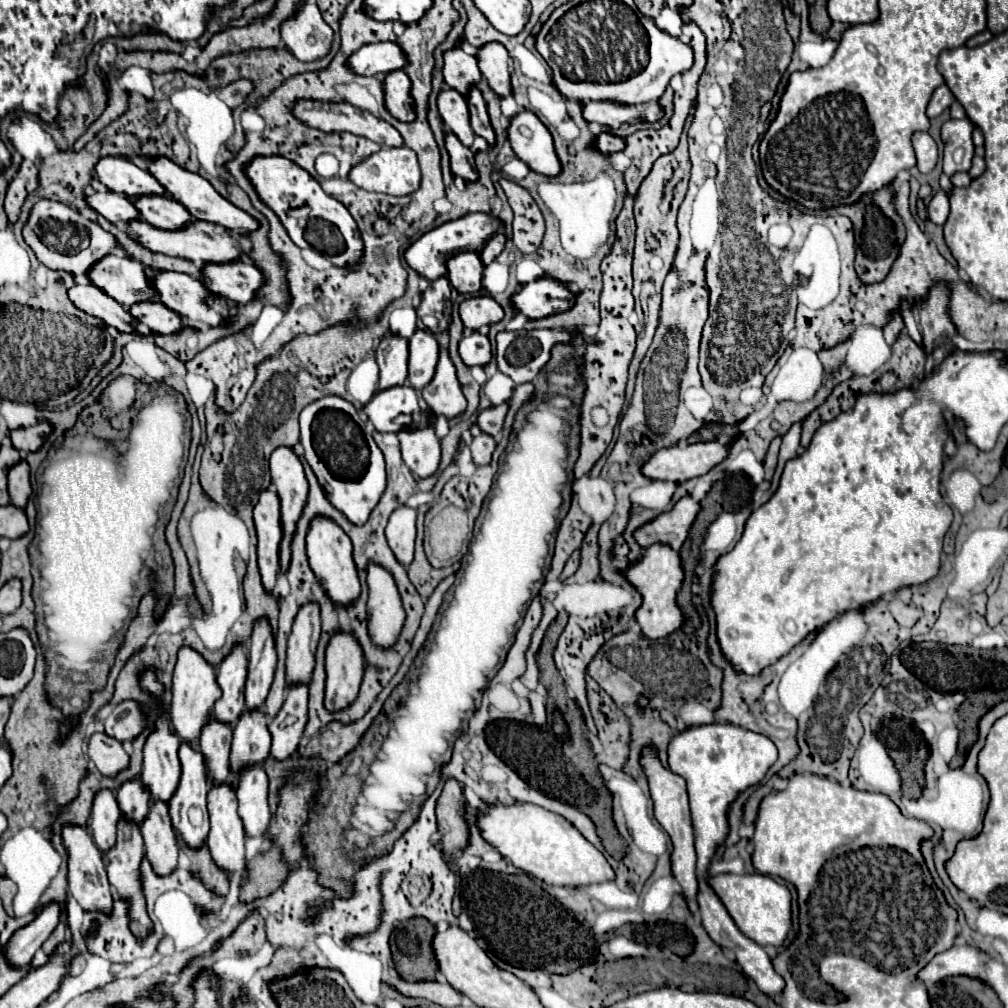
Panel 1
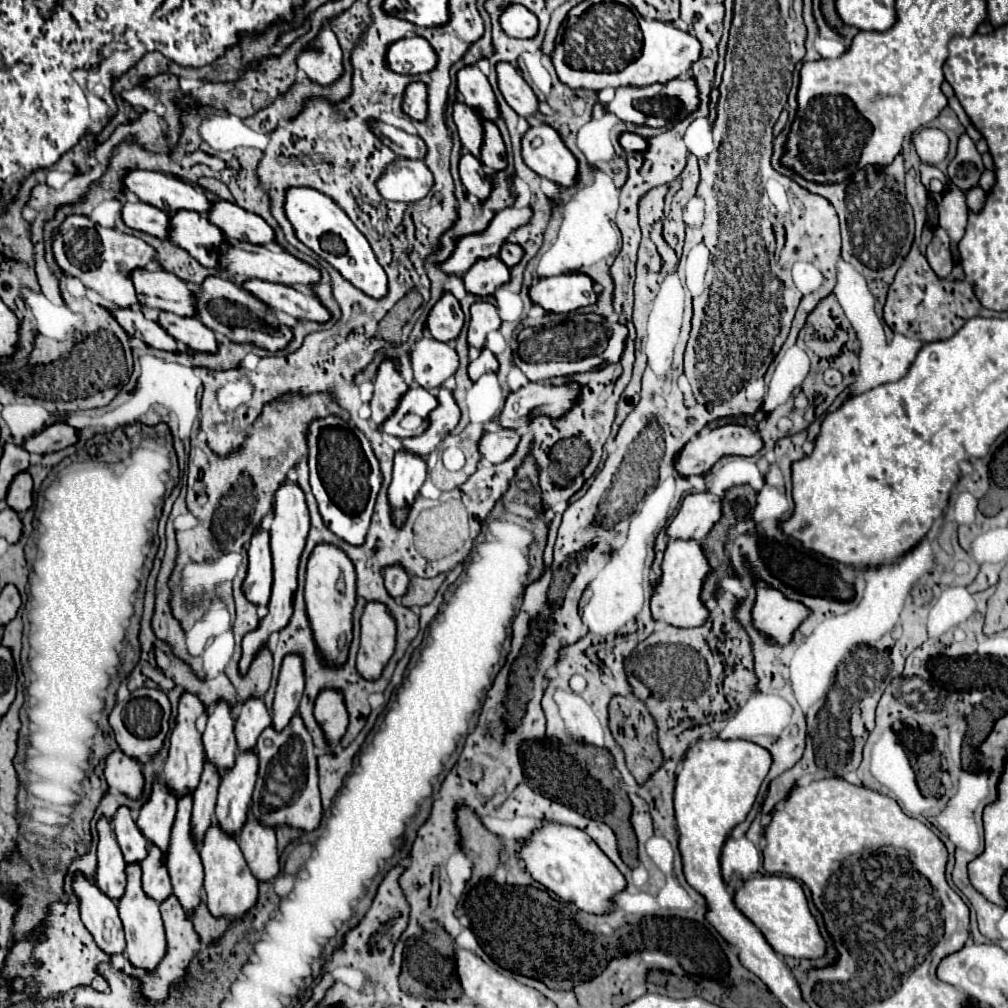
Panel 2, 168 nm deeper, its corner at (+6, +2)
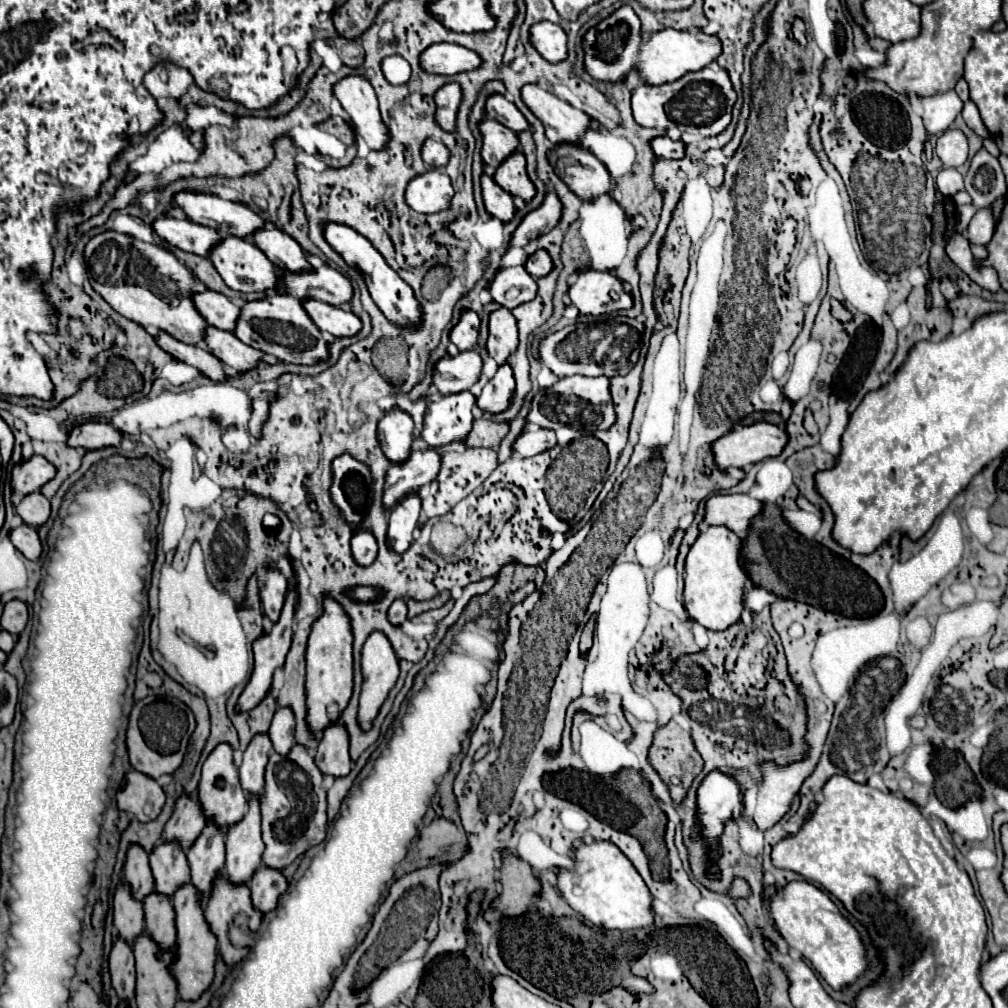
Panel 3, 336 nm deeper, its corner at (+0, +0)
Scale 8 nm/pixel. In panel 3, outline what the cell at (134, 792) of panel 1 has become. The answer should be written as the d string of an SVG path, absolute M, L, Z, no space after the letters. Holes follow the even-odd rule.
M132 844L126 854L124 880L132 886L134 898L142 900L146 894L154 890L154 876L148 864L148 854L140 844Z

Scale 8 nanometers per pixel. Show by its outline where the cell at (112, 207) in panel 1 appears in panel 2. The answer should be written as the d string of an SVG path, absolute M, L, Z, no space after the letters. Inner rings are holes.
M124 202L122 208L122 220L126 222L126 226L152 234L156 238L168 238L168 230L170 230L170 216L150 204L138 202L138 204L130 204Z

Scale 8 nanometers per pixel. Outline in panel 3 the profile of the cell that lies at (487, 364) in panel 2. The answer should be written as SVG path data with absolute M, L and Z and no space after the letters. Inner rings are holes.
M502 364L502 366L498 366L496 374L488 380L488 384L482 388L482 394L476 404L484 412L486 410L502 412L508 406L512 392L514 392L512 368L508 364Z

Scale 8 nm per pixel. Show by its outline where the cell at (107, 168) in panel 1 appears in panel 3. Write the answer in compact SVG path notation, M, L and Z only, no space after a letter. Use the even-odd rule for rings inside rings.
M182 190L174 194L174 202L178 208L182 208L188 220L208 228L216 228L220 234L228 236L248 238L254 230L266 224L266 220L260 214L246 208L244 204L222 200L206 192Z

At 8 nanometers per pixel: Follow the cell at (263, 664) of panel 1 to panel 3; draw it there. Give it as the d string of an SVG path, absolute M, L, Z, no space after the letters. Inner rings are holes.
M260 732L260 736L254 736L252 744L248 744L248 748L244 750L242 764L240 764L240 782L246 794L262 796L264 768L270 752L272 752L272 742L266 732Z

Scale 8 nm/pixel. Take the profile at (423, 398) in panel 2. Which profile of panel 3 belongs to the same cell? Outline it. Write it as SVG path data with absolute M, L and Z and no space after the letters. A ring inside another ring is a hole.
M470 392L442 396L438 402L428 402L418 438L428 446L444 446L452 440L464 440L472 428L472 408L476 398Z

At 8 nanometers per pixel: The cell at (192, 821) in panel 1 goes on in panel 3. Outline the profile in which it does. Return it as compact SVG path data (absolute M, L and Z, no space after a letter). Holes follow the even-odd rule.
M192 882L184 884L176 896L172 896L172 906L176 910L176 944L178 944L178 962L172 966L172 974L178 982L178 994L184 1000L196 1000L214 978L214 962L216 962L216 936L204 920L204 908L200 908L200 896L196 896L196 888Z

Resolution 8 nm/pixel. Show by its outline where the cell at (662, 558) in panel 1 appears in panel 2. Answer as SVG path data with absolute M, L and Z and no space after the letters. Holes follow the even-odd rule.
M670 540L664 562L662 562L662 578L654 586L652 594L652 616L658 622L666 622L680 628L694 628L702 626L710 610L702 604L700 594L704 588L704 580L712 574L712 566L708 564L708 558L704 556L702 544L696 540Z

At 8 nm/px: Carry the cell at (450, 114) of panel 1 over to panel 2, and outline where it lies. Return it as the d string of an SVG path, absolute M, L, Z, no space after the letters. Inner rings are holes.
M462 102L454 104L454 122L458 126L458 134L462 140L462 146L474 154L476 158L480 156L480 148L482 148L482 140L484 140L484 126L482 126L482 118L468 108Z

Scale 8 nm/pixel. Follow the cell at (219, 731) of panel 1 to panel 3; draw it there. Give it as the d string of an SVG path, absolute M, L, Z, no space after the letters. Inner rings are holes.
M206 820L204 832L200 832L186 856L192 868L192 884L202 896L208 896L214 876L224 870L224 832L220 832L212 820Z

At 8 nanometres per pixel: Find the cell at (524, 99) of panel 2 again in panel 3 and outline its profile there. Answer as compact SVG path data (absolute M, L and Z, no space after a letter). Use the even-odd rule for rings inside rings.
M524 84L520 94L522 94L524 104L532 110L532 114L544 124L546 138L550 142L580 144L580 134L586 128L590 128L588 114L560 100L552 92L542 90L536 84Z

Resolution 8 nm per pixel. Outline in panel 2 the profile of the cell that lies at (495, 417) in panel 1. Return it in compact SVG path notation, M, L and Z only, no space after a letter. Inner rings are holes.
M530 382L506 398L506 406L498 416L504 428L522 428L534 416L548 416L552 420L570 412L580 396L580 384L568 382L562 386L546 382Z

